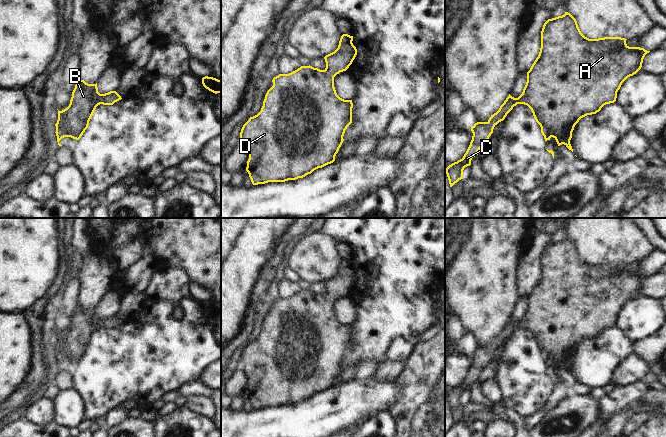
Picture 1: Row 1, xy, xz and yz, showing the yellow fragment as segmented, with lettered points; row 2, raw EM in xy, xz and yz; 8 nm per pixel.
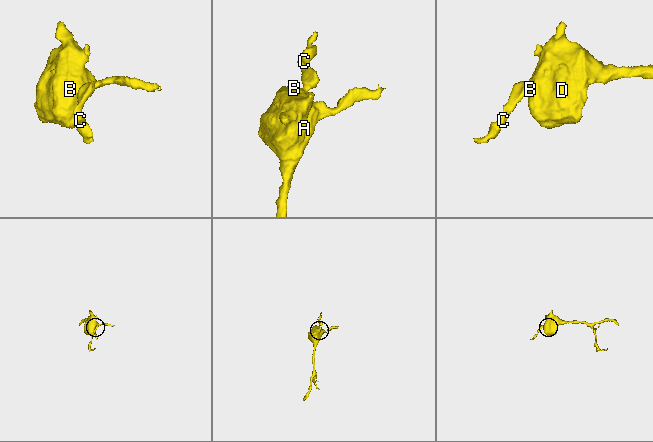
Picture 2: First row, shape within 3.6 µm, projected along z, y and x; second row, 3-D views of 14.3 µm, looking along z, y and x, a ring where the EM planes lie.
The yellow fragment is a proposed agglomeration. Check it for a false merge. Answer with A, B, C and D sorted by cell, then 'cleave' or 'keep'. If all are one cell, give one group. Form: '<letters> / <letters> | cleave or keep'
A B C D | keep

